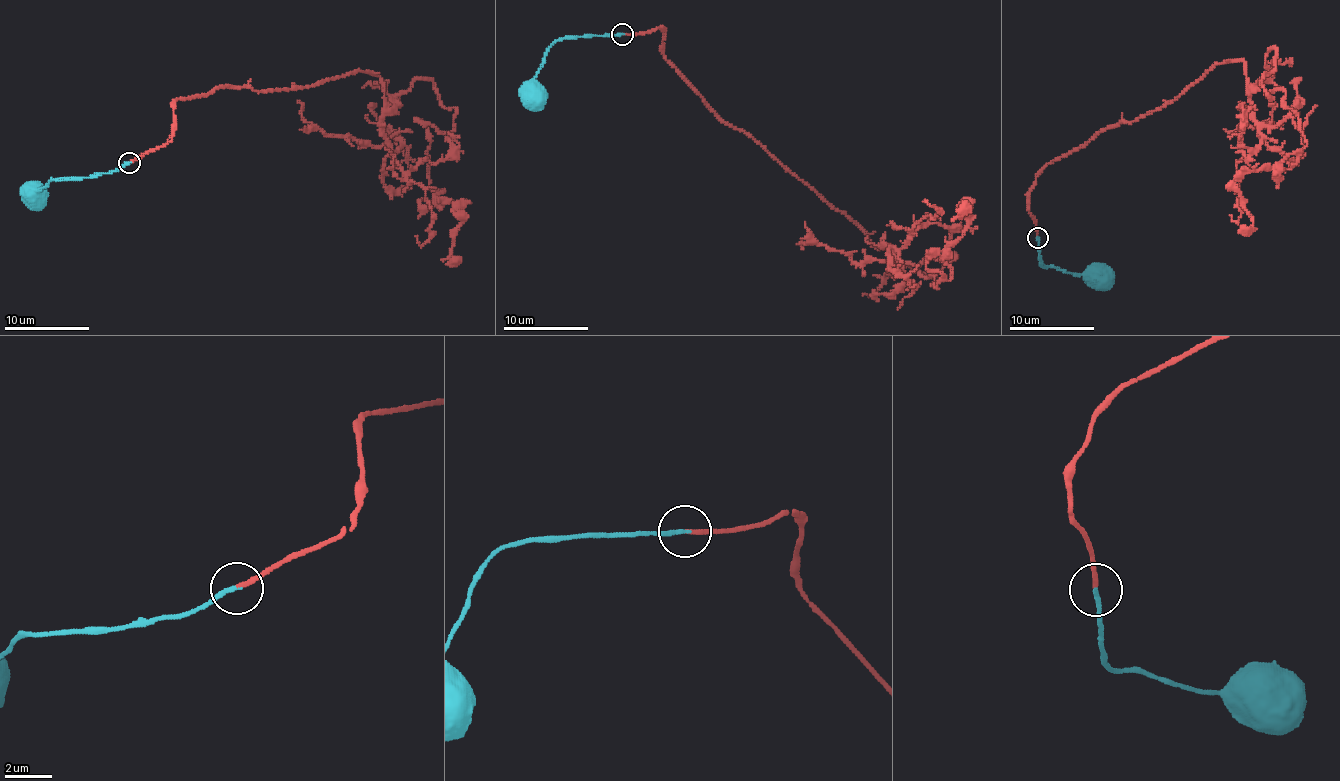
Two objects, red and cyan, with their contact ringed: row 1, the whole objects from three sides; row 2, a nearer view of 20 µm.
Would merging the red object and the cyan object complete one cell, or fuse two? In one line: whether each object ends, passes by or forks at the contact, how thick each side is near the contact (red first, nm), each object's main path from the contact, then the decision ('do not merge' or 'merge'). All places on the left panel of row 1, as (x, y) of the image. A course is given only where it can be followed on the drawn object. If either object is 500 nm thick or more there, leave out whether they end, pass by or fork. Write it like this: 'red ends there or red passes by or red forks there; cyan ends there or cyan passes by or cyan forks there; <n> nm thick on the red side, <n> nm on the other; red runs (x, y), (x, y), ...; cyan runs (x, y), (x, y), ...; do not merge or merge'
red ends there; cyan ends there; 180 nm thick on the red side, 190 nm on the other; red runs (129, 162), (177, 100), (359, 71), (392, 107), (431, 80), (453, 128), (416, 120), (457, 262); cyan runs (129, 162), (107, 173), (53, 179), (36, 190), (38, 208); merge

